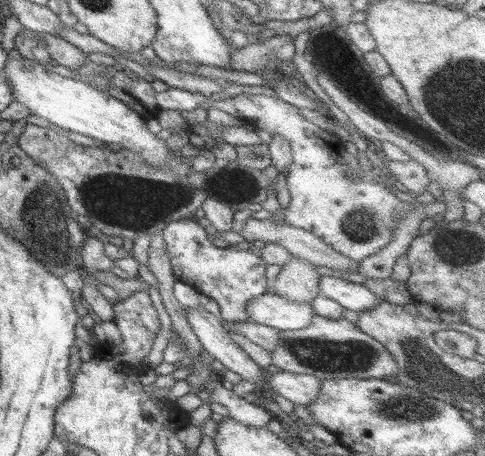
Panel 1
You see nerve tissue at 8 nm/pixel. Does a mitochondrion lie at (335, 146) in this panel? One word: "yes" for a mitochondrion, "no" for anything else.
no

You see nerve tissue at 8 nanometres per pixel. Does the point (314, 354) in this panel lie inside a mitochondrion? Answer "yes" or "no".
yes

